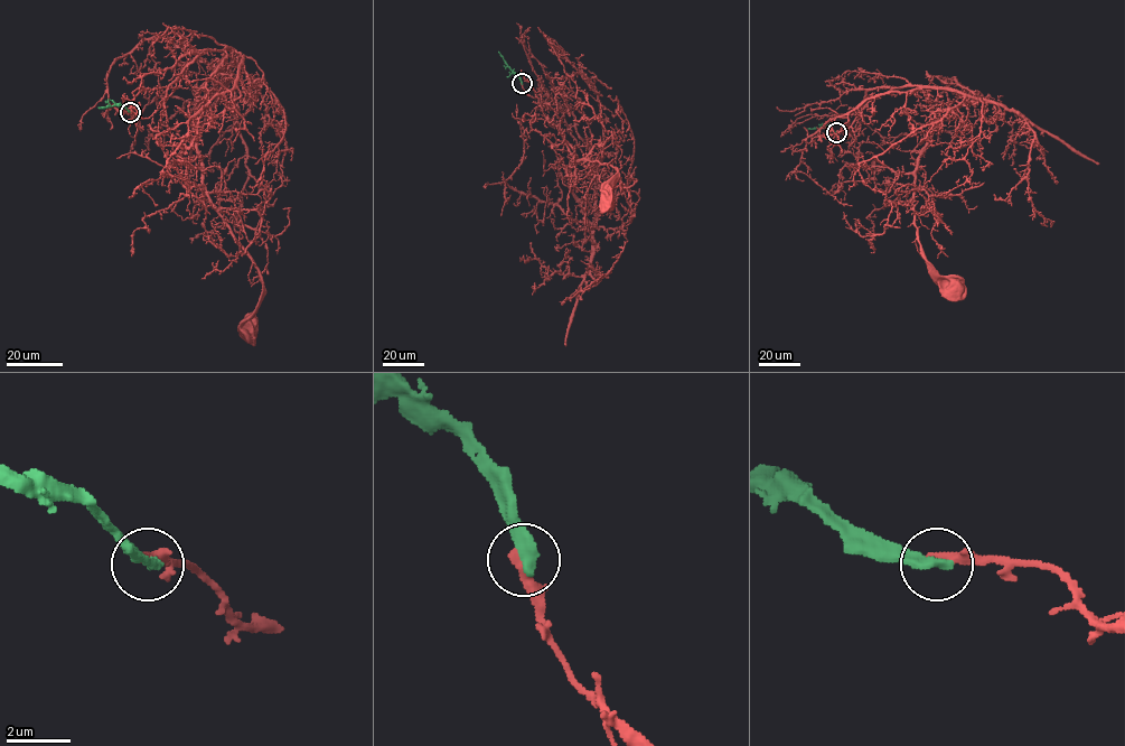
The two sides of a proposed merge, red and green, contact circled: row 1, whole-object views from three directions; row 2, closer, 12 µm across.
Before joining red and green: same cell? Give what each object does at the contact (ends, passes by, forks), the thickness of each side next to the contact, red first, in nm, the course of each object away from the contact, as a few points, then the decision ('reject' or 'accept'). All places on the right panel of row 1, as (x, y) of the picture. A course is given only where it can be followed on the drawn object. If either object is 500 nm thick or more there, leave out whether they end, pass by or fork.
red ends there; green ends there; 400 nm thick on the red side, 440 nm on the other; red runs (836, 132), (851, 136), (870, 89), (947, 86), (975, 99), (938, 122), (912, 203), (925, 261), (957, 288); green runs (836, 132), (828, 127), (805, 129); reject

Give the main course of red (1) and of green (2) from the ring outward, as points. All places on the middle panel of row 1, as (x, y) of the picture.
1: (521, 83), (574, 117), (593, 166), (590, 222), (569, 166), (584, 159), (617, 170), (607, 204)
2: (522, 83), (498, 52)

